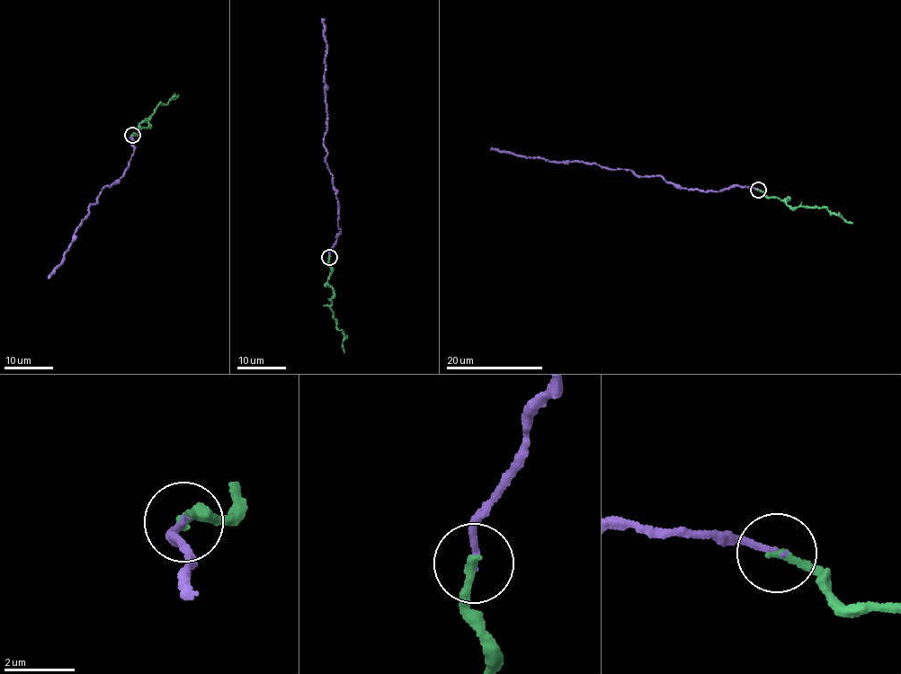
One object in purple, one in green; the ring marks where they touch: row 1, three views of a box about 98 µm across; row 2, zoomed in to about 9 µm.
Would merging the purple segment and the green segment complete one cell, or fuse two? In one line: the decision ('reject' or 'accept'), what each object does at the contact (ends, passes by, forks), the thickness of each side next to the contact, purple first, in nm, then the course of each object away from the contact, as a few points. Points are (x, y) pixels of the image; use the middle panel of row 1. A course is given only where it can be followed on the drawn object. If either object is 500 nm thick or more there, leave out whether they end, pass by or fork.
reject | purple ends | green ends | 180/240 nm | purple via (329, 257), (340, 231), (336, 190), (323, 143), (327, 111), (326, 41), (321, 19) | green via (329, 257), (332, 269), (327, 283), (334, 294), (331, 310), (339, 330), (342, 331), (344, 352)

